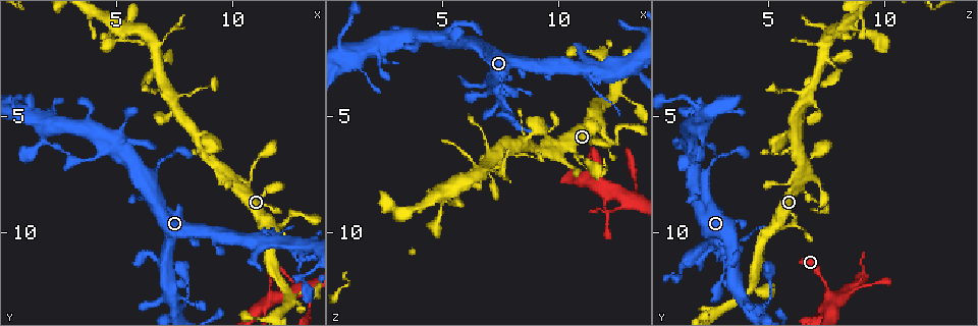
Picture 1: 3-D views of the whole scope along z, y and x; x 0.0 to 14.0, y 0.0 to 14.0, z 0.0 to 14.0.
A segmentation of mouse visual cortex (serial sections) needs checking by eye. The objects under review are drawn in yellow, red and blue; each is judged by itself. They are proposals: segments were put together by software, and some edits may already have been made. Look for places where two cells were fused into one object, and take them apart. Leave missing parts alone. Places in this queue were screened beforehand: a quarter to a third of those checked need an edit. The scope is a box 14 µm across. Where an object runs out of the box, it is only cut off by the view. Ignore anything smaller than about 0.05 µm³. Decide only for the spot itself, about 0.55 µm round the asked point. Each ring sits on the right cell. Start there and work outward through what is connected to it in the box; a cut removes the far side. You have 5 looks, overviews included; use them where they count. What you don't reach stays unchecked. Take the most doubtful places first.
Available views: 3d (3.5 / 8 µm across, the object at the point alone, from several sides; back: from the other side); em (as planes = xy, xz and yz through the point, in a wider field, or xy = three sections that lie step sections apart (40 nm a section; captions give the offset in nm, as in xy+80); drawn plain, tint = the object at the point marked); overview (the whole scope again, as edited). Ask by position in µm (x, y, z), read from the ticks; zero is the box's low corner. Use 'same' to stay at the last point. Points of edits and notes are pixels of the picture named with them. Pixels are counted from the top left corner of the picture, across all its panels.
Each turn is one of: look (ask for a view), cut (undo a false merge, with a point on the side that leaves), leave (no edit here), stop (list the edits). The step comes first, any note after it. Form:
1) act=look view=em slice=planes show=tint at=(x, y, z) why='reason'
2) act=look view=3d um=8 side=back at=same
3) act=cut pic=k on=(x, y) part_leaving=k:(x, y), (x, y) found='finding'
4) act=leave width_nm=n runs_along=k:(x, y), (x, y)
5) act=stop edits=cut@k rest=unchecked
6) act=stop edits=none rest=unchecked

act=look view=3d um=3.5 at=(12.4, 9.4, 6.1) why='sharp bend'

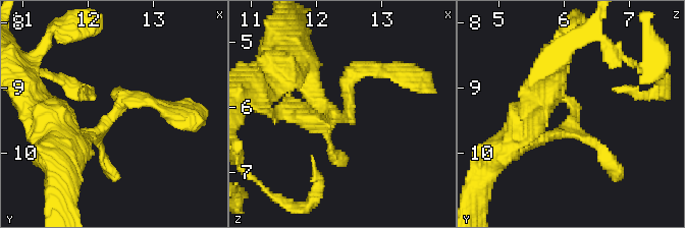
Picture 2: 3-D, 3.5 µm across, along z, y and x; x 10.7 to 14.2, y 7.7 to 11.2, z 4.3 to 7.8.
act=look view=em slice=xy step=1 show=plain at=(12.50, 9.30, 6.15) why='shape alone is not enough'

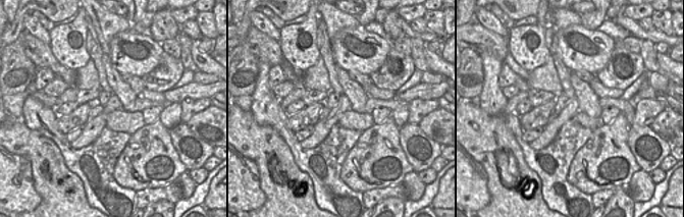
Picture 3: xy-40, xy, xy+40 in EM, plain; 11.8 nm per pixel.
act=look view=em slice=xy step=1 show=tint at=same why='where the object lies'

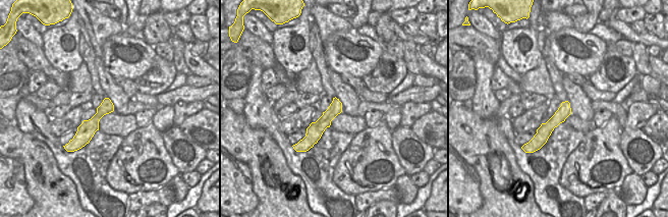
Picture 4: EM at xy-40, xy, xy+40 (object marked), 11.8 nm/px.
act=leave runs_along=4:(336, 101), (308, 146) found='one cell here'

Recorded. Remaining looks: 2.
act=look view=em slice=xy step=5 show=tint at=(7.1, 1.5, 7.3) why='abrupt turn'

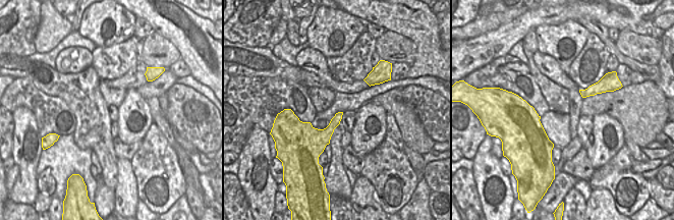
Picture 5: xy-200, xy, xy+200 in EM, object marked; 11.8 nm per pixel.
act=look view=3d um=3.5 at=same why='see where the arms go'

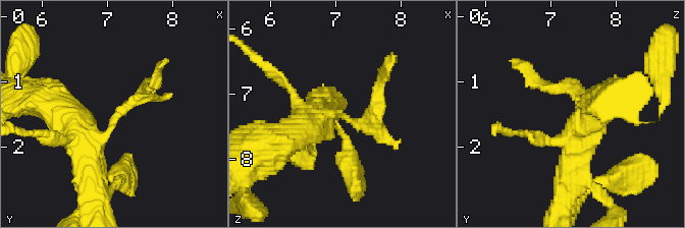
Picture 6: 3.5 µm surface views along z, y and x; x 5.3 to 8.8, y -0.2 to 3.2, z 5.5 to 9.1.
act=cut pic=6 on=(132, 101) width_nm=120 part_leaving=6:(109, 127), (156, 76) found='a second cell is stuck on'

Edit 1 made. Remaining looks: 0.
act=stop edits=cut@6 rest=unchecked

